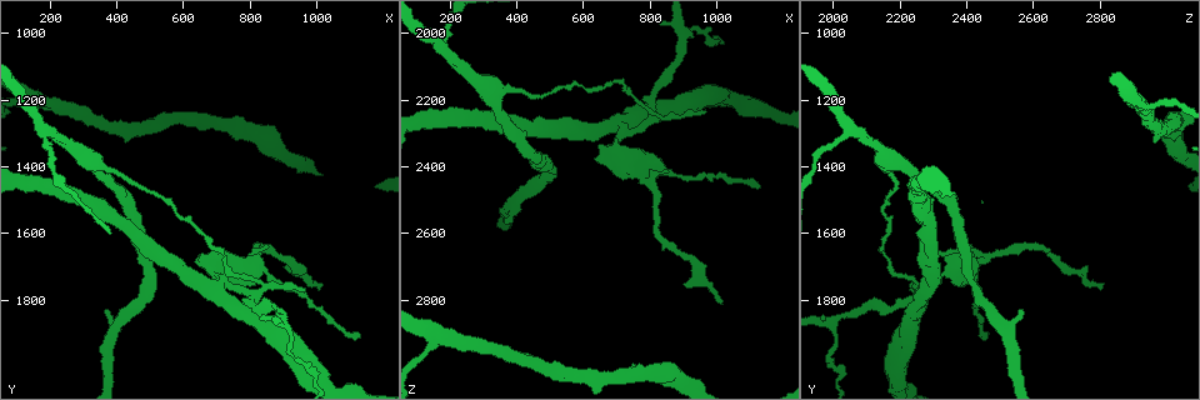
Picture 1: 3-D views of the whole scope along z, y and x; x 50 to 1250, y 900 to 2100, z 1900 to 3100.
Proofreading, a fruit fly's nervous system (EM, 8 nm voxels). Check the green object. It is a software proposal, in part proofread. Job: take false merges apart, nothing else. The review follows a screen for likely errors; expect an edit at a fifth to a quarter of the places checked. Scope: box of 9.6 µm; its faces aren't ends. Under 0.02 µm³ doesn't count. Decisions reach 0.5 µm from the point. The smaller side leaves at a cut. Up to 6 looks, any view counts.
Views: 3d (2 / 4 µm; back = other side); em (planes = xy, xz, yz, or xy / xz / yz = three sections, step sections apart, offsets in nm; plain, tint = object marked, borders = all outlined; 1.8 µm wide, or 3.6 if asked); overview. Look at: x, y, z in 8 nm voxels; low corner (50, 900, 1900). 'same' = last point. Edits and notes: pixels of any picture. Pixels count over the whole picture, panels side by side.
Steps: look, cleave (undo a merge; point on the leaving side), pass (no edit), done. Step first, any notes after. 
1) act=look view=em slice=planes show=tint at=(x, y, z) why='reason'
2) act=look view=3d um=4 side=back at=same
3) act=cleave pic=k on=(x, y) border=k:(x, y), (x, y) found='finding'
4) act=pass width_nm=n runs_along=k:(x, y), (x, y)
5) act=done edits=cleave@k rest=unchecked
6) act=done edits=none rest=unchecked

act=look view=em slice=planes show=tint at=(800, 1840, 2240) why='calibre changes'

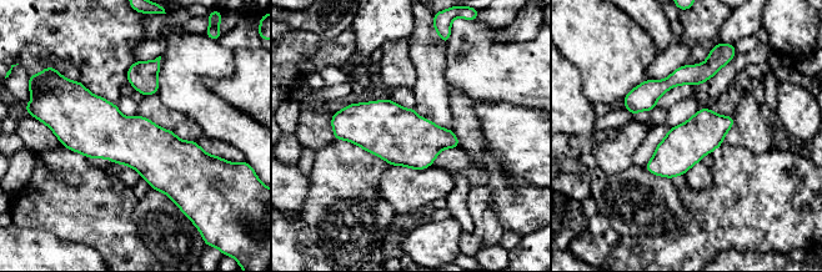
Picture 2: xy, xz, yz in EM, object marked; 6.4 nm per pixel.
act=pass found='all the same neuron'

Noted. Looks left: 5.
act=look view=em um=3.6 slice=planes show=tint at=(770, 1690, 2420) why='sharp bend'

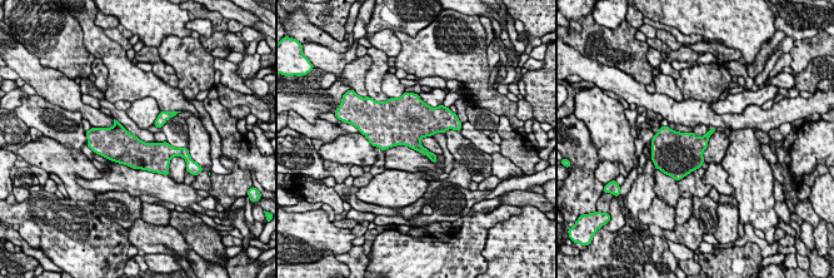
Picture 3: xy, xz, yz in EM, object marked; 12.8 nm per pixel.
act=pass found='continuous, no second neuron'

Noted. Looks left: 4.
act=look view=3d um=2 at=(330, 1380, 2170) why='abrupt turn'

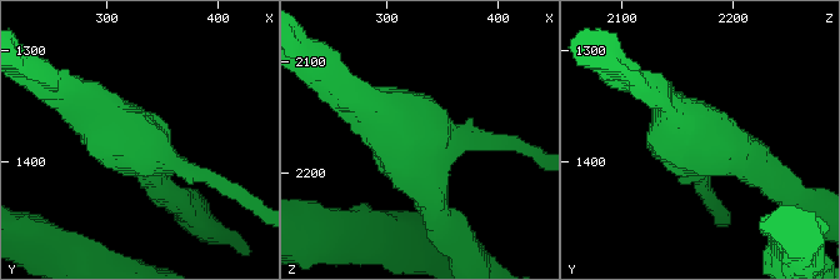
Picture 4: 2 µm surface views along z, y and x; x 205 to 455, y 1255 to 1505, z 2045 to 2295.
act=look view=em slice=planes show=tint at=(338, 1390, 2178)

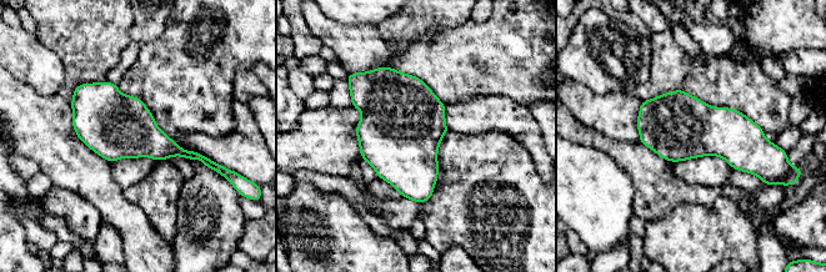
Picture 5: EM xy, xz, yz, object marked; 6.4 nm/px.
act=pass found='one neuron here'

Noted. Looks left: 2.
act=done edits=none rest=unchecked

